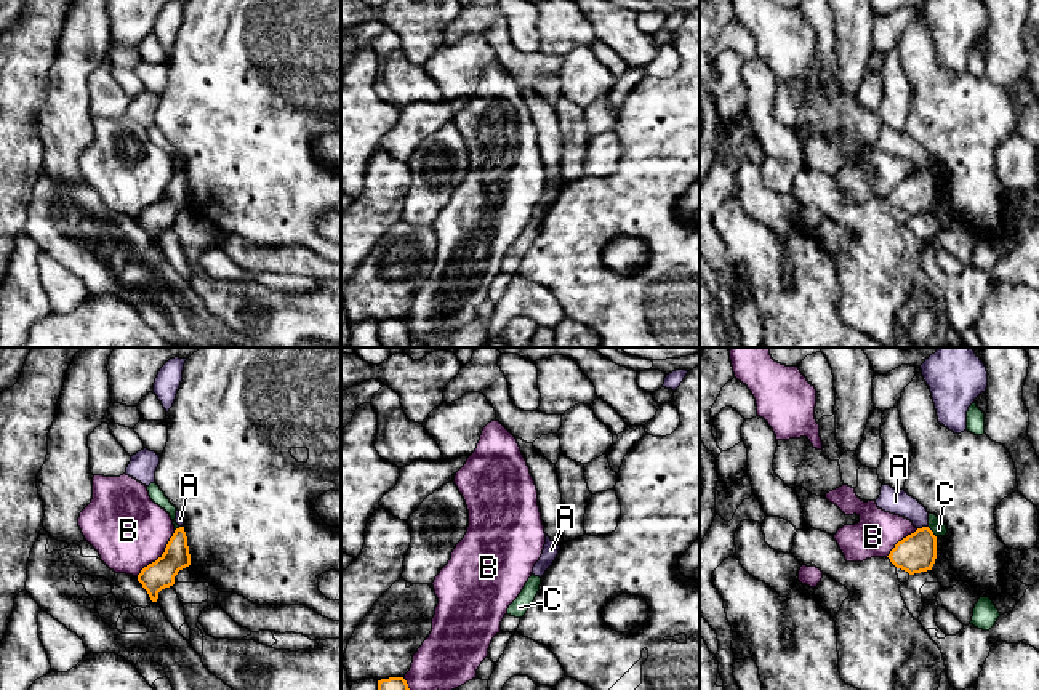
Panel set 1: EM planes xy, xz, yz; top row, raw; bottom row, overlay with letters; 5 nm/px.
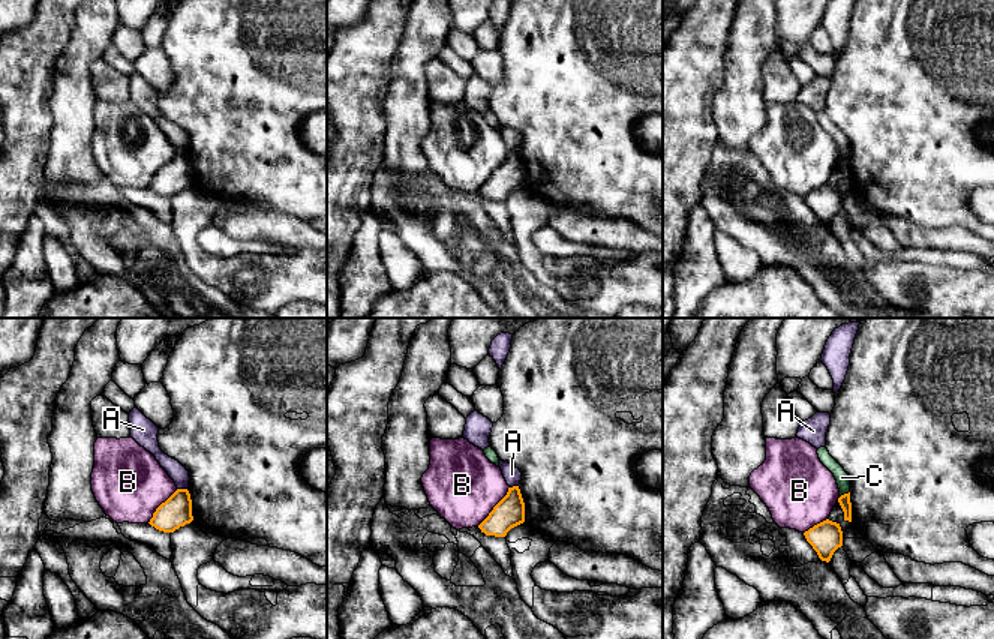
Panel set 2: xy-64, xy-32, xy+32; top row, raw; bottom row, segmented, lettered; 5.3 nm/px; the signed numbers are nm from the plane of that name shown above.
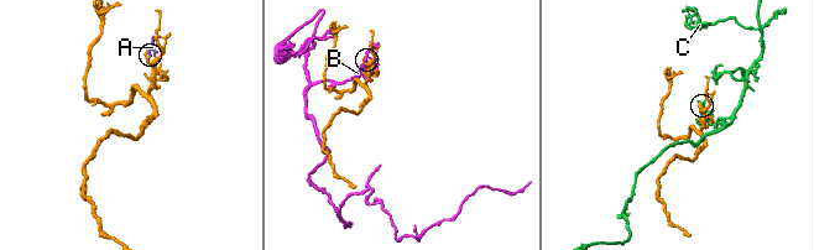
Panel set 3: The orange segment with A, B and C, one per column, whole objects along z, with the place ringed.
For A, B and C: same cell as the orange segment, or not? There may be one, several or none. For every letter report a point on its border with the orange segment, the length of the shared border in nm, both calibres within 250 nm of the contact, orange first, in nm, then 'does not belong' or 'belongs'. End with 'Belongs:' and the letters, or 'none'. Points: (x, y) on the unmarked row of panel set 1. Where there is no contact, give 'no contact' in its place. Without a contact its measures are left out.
A: contact yz (922, 168); length 60 nm; calibres 200 and 130 nm; does not belong
B: contact xy (162, 196); length 300 nm; calibres 140 and 380 nm; does not belong
C: contact yz (932, 173); length 70 nm; calibres 200 and 70 nm; does not belong
Belongs: none

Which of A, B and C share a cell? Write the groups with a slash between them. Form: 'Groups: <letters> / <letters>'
Groups: A / B / C

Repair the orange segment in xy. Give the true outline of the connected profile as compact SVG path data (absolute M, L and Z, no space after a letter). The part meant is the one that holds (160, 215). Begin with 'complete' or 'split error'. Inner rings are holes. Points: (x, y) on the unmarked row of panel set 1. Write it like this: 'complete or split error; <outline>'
complete; M184 168L175 171L165 194L152 205L144 208L138 223L147 232L152 243L157 243L158 234L175 226L179 211L191 207L191 195Z

